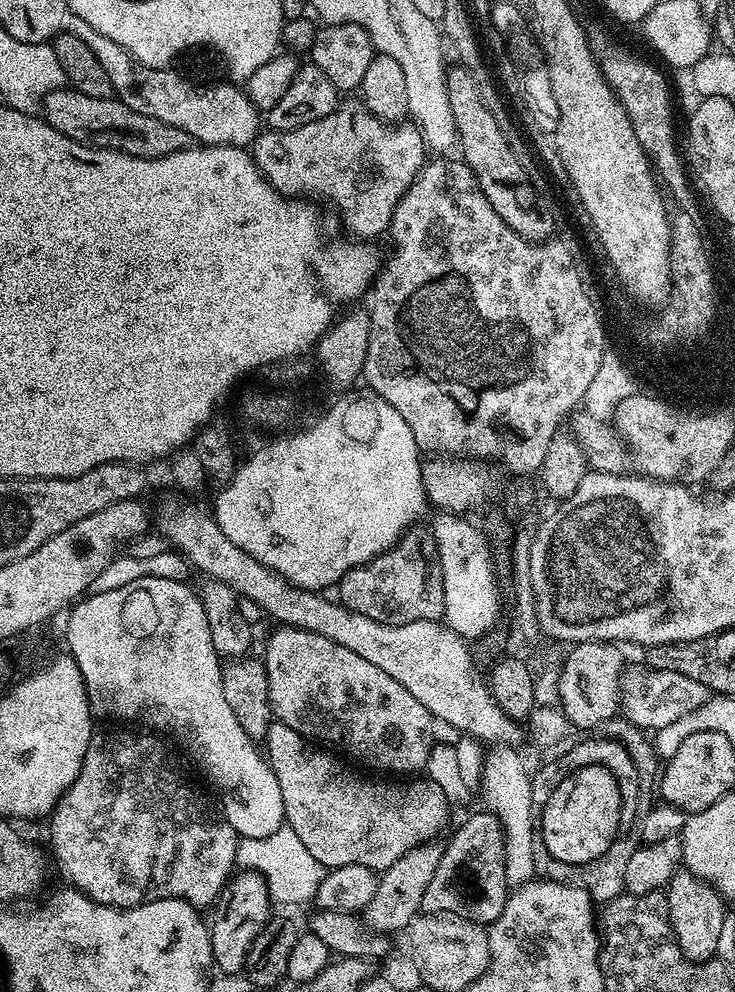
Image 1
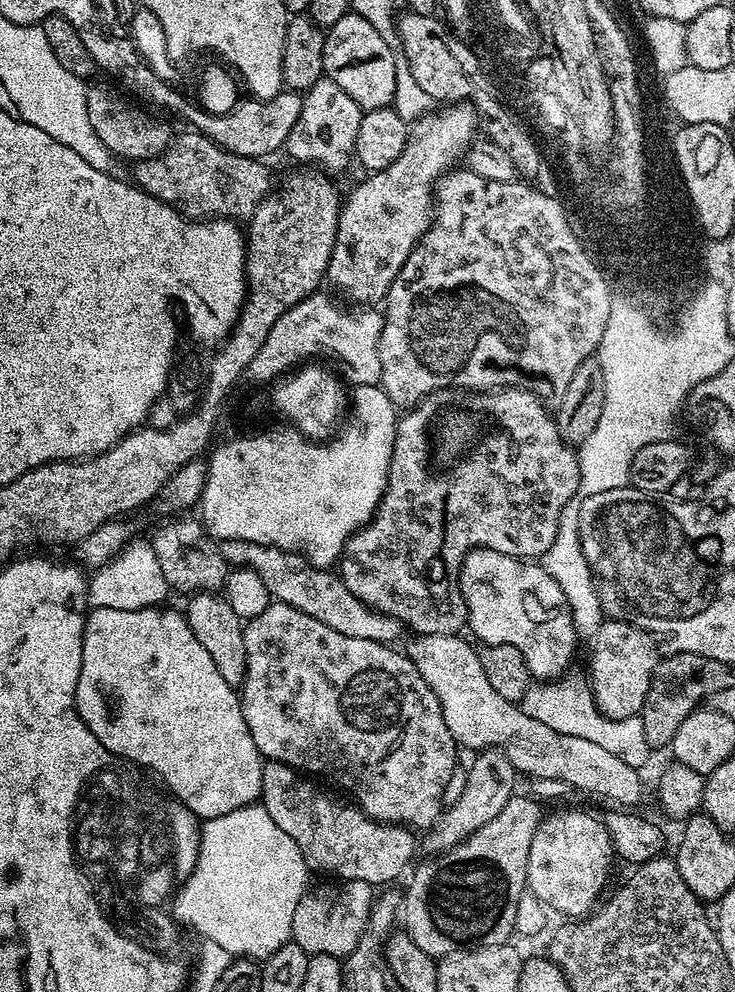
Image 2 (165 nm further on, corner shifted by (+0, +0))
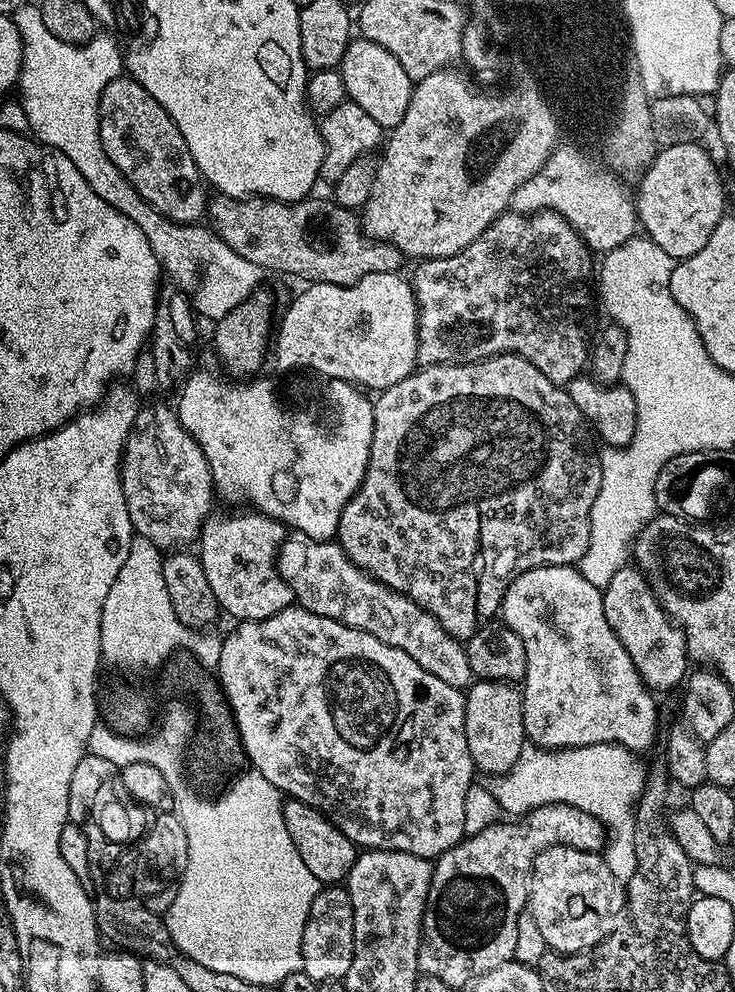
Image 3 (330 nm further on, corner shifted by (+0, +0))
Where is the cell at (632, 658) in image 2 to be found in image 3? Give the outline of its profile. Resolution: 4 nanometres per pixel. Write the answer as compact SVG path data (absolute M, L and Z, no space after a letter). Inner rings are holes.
M625 566L610 578L602 591L606 622L610 622L610 630L614 630L618 642L626 646L626 654L630 654L630 662L634 662L642 682L654 694L668 692L671 688L679 689L690 672L688 644L679 624L667 616L652 592L648 577L639 567Z

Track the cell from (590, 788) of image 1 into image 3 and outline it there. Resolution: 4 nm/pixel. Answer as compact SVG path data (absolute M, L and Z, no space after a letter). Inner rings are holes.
M554 845L544 848L532 859L532 879L528 882L527 912L538 922L542 938L546 938L549 949L554 952L571 954L586 952L600 944L616 929L618 921L626 908L626 888L614 874L600 852L574 850L570 846Z

